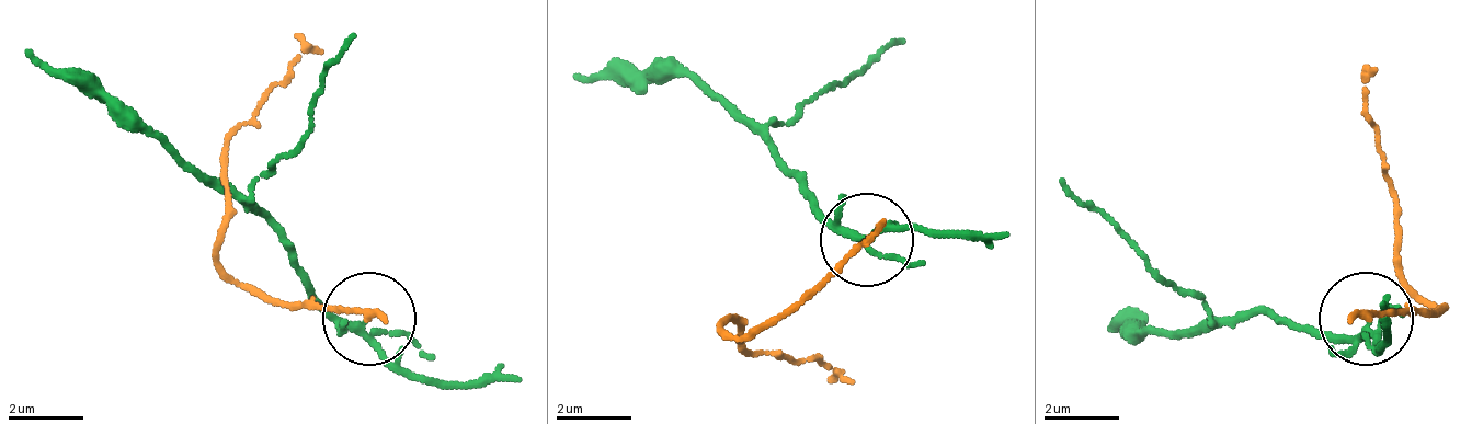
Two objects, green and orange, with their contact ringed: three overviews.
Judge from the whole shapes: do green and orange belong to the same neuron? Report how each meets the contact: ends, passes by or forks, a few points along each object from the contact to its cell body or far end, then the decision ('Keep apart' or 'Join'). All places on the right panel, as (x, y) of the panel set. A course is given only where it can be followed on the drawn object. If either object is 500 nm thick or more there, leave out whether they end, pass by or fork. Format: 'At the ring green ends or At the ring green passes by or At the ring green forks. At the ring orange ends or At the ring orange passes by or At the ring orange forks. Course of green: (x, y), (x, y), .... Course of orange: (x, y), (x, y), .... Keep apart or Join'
At the ring green forks. At the ring orange ends. Course of green: (1365, 323), (1348, 337), (1287, 329), (1254, 313), (1225, 314), (1167, 340), (1110, 319). Course of orange: (1364, 320), (1441, 312), (1427, 306), (1399, 270), (1399, 194), (1364, 107), (1378, 65). Keep apart

